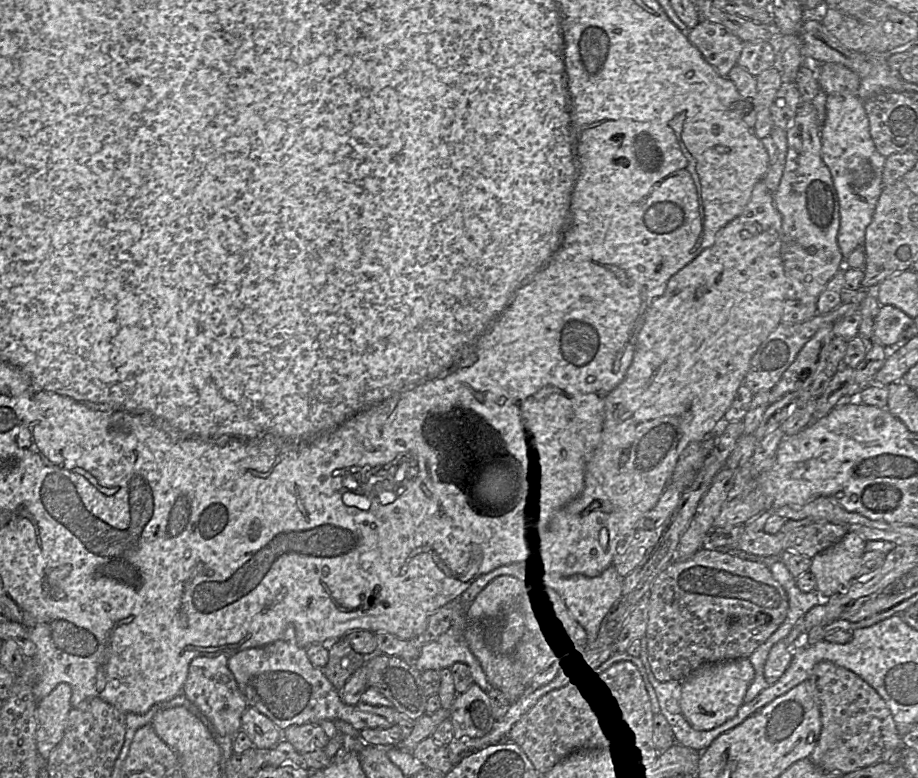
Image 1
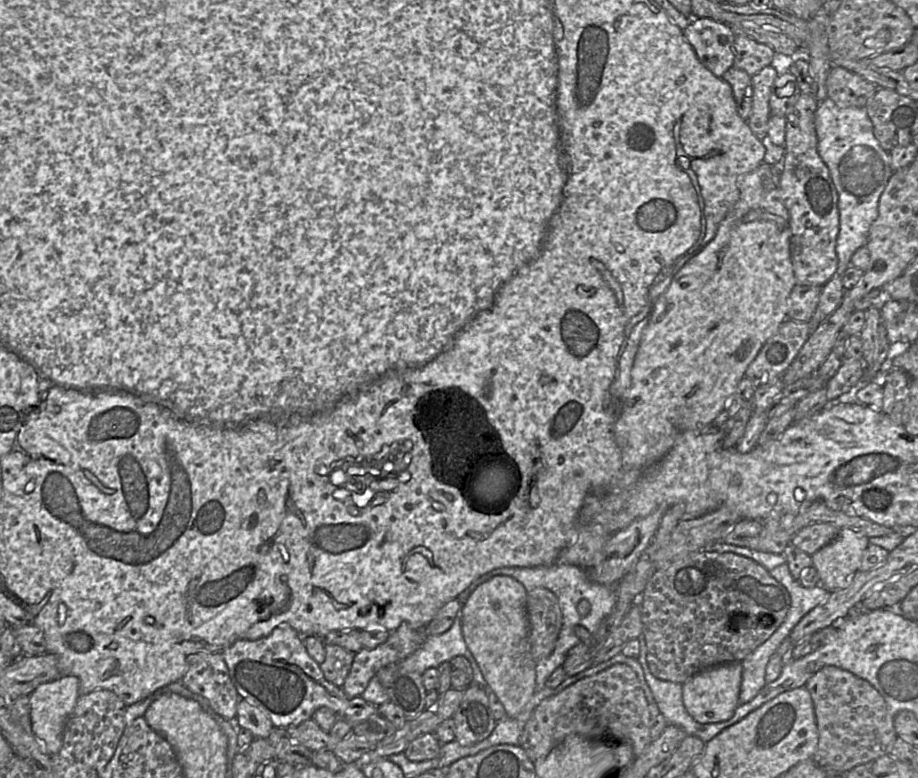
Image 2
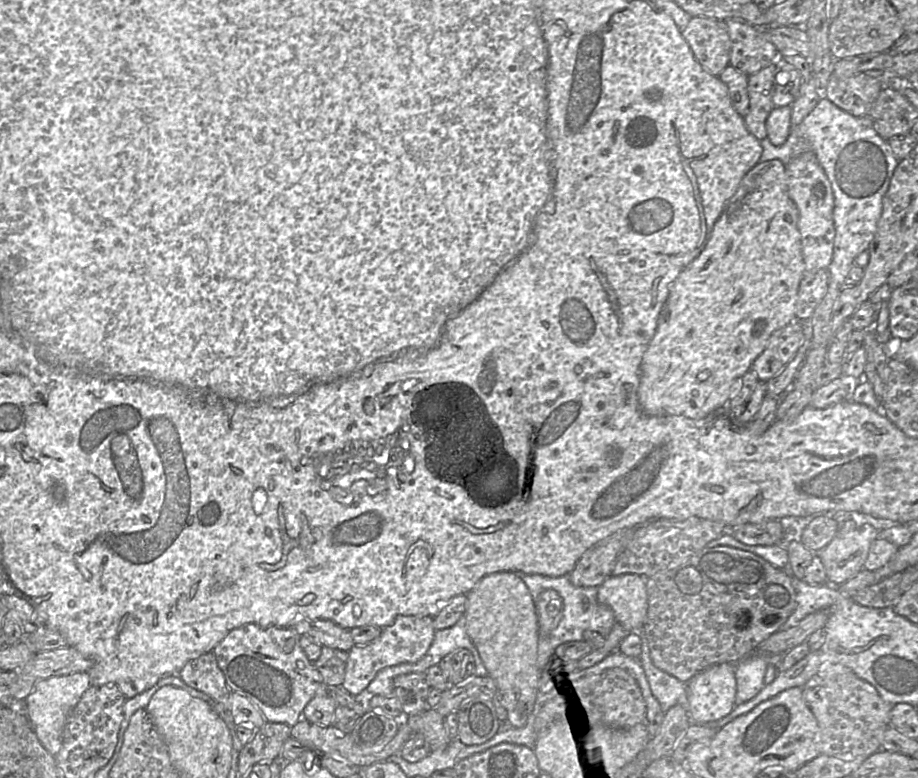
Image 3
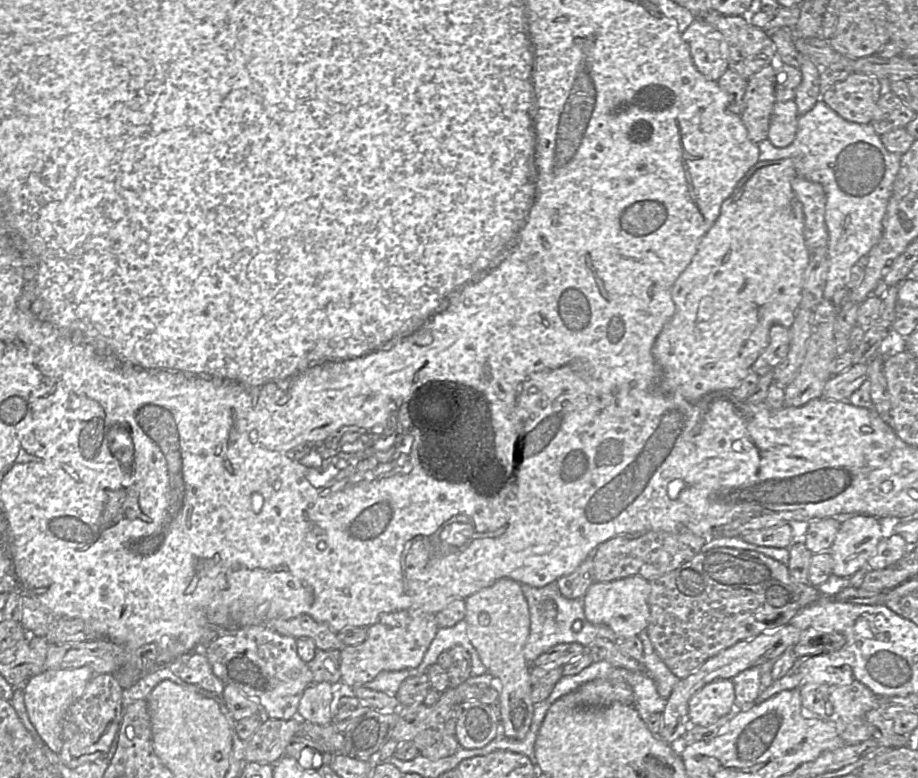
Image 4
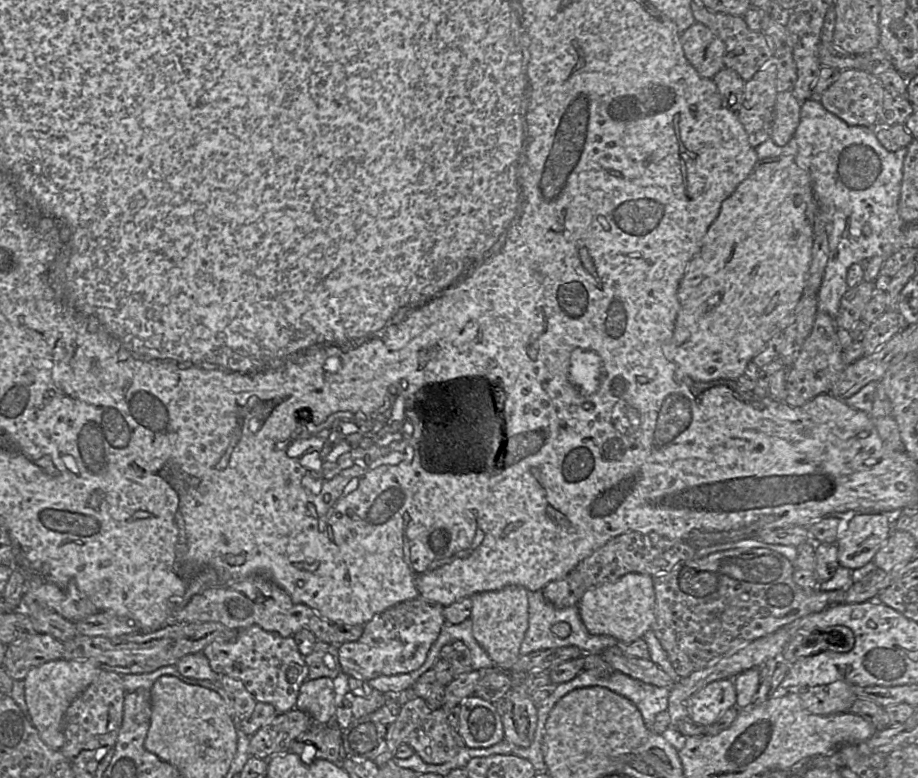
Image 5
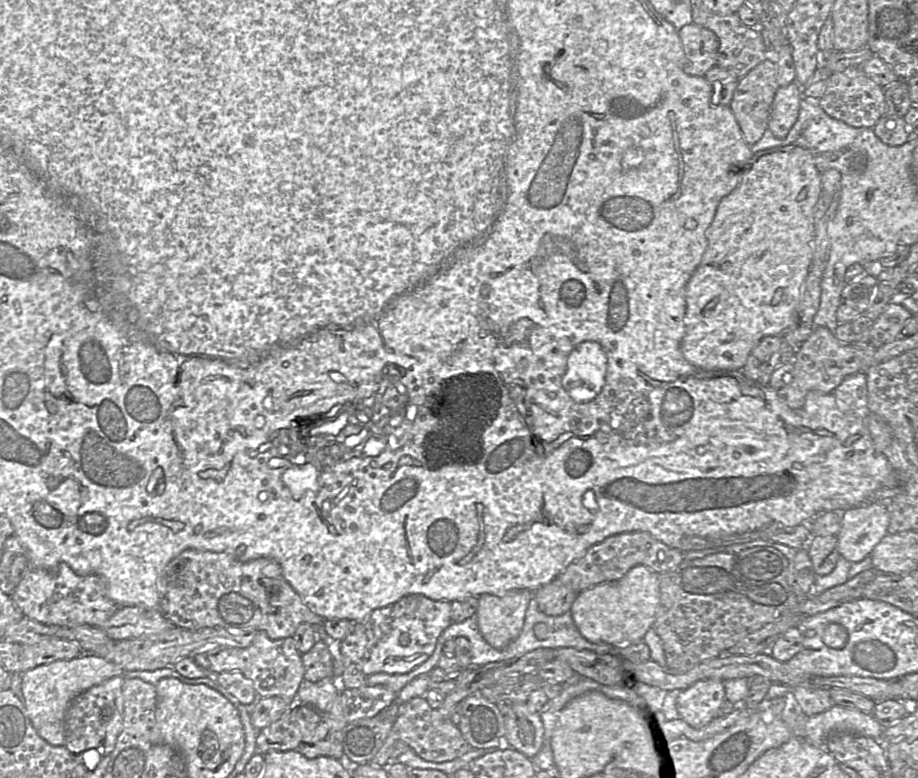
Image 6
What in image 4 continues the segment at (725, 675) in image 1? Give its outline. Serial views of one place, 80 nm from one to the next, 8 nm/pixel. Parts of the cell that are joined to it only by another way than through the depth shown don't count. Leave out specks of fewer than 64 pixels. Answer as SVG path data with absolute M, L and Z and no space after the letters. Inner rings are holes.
M731 679L706 684L695 692L688 704L690 724L708 726L728 713L734 713L734 685Z

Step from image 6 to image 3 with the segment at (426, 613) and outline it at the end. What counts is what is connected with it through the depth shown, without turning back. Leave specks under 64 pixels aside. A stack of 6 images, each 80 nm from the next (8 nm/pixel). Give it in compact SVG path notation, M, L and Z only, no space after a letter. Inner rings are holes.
M399 615L388 626L382 628L381 634L366 645L355 645L348 651L343 688L354 696L366 696L366 689L377 673L387 667L415 663L419 661L431 646L435 628L434 616Z

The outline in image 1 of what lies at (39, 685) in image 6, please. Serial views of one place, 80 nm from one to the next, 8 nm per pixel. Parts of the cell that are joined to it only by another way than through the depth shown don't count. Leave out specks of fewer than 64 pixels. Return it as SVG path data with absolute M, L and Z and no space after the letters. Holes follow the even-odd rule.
M60 683L37 704L37 749L46 762L64 736L68 715L72 708L71 695L71 686Z

